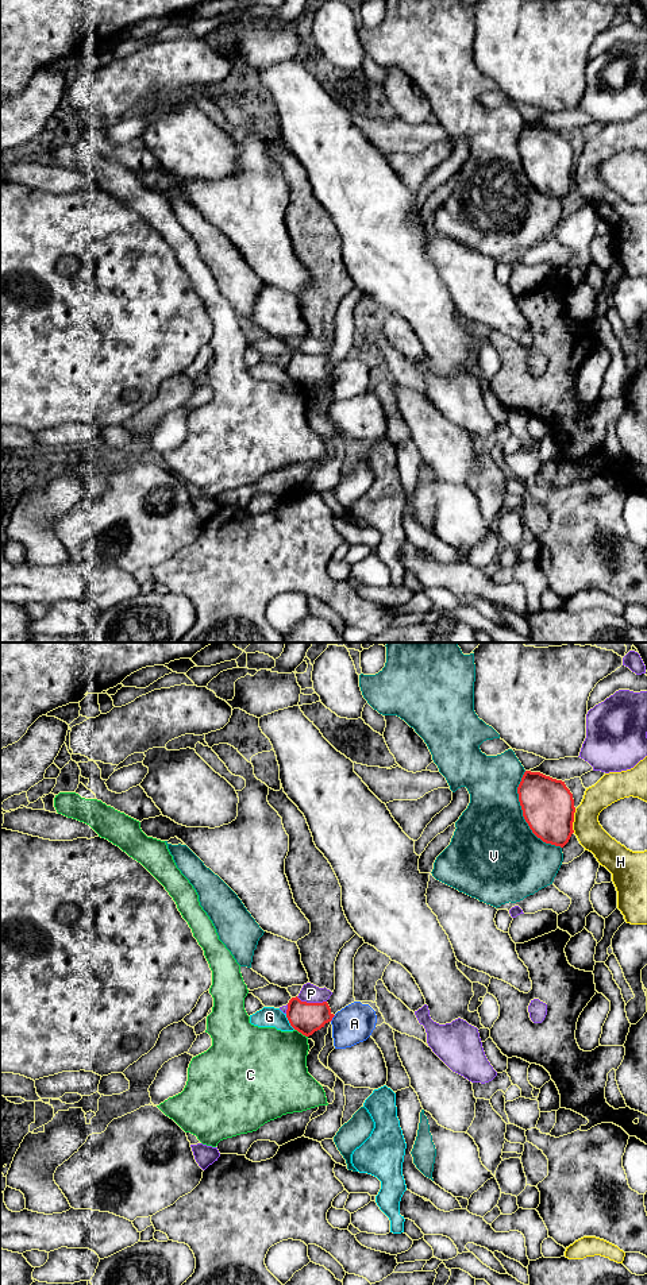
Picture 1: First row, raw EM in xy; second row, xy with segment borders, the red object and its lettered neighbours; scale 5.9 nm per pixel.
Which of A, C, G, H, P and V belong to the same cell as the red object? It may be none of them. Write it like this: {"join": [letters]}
{"join": []}

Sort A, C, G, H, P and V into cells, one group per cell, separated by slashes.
A / C / G / H / P / V

